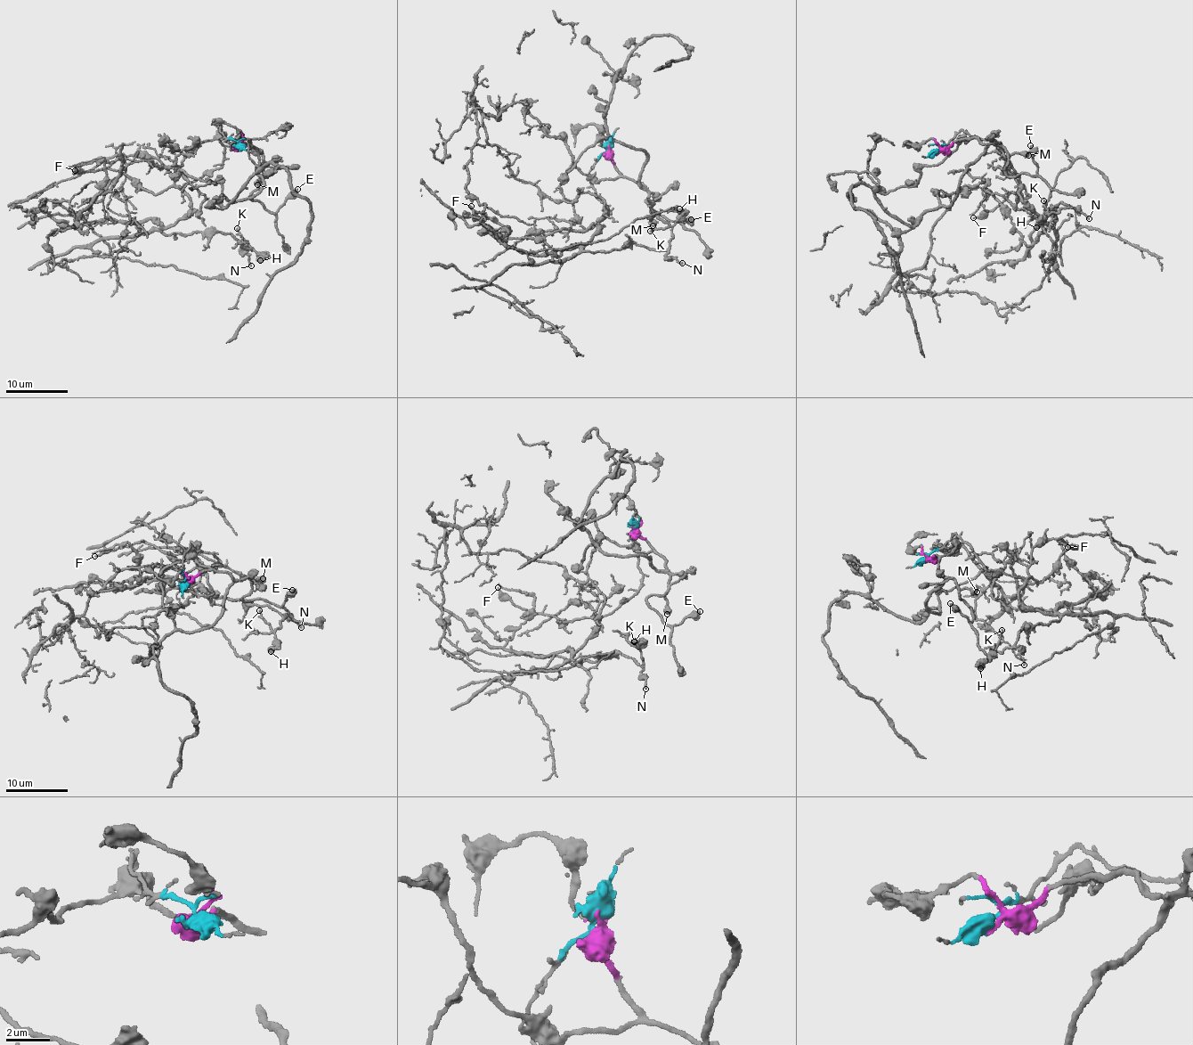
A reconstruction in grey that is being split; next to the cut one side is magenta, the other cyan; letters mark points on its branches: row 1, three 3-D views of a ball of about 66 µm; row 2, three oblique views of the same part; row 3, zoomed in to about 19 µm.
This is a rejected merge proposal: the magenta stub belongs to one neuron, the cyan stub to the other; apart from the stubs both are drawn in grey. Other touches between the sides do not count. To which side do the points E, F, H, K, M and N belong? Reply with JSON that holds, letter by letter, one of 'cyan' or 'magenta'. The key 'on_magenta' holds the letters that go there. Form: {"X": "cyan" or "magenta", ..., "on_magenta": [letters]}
{"E": "magenta", "F": "cyan", "H": "cyan", "K": "cyan", "M": "magenta", "N": "cyan", "on_magenta": ["E", "M"]}

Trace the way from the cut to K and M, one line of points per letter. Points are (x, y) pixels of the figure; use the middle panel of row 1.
K: (609, 147), (588, 177), (610, 213), (585, 231), (596, 224), (583, 249), (664, 250), (670, 227), (650, 231)
M: (609, 149), (616, 167), (625, 177), (646, 187), (653, 226)

